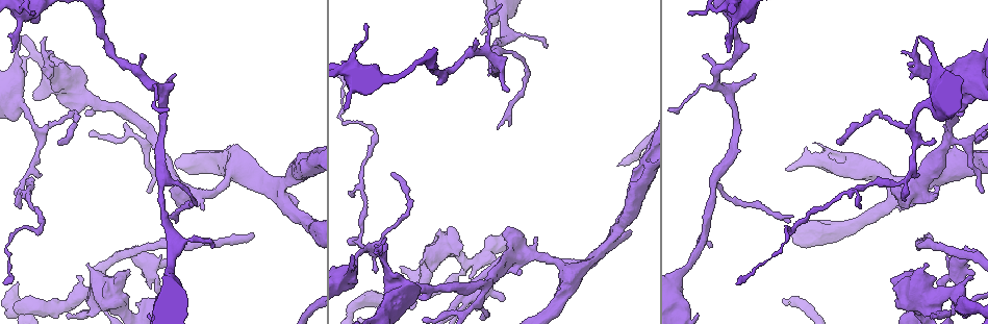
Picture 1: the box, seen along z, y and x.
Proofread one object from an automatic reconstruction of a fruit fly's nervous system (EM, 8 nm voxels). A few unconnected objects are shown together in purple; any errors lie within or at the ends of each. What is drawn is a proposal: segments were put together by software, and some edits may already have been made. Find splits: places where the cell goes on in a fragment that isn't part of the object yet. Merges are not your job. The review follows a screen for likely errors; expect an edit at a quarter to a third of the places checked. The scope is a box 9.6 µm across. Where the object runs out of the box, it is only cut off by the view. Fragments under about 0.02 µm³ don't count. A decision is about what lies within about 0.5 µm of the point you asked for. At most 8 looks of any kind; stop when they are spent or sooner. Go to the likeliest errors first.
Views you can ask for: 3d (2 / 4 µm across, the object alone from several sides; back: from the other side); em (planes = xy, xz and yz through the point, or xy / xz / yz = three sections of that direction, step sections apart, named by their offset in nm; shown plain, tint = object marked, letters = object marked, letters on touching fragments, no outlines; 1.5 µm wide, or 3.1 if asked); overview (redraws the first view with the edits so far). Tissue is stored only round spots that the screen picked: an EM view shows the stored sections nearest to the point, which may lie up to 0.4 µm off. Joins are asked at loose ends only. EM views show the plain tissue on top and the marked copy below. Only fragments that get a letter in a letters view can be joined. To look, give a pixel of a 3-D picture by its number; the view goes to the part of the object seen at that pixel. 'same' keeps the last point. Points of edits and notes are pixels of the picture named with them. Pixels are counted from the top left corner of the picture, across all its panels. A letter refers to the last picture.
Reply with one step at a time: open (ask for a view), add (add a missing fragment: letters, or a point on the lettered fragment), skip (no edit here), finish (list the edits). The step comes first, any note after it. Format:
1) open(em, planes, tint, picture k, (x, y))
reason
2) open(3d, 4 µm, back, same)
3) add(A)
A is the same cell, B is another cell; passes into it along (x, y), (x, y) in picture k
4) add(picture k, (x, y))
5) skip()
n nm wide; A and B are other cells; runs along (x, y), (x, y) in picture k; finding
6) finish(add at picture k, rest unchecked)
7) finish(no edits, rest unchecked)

open(em, planes, letters, picture 1, (77, 276))
free end

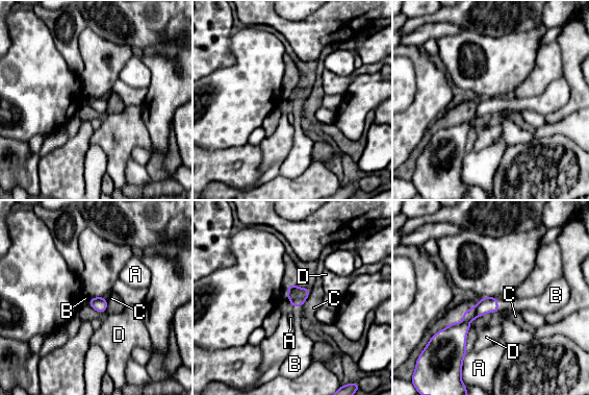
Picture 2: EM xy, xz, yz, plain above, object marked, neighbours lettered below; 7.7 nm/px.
skip()
A, B, C and D are other cells; runs along (494, 300), (454, 334), (440, 334) in picture 2; no lettered fragment goes on from it

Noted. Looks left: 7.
open(em, 3.1 µm, xz, step 8, tint, picture 1, (901, 209))
free end

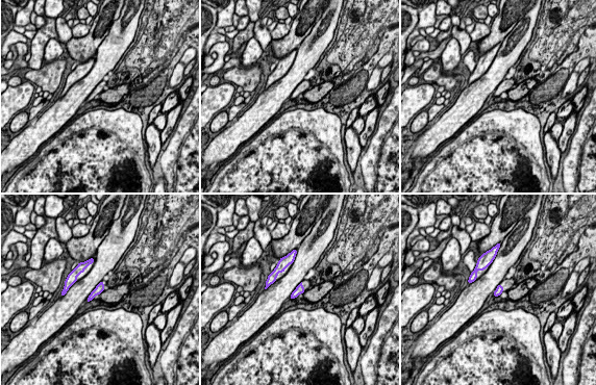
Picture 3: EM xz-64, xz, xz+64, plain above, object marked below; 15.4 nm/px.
open(em, 3.1 µm, planes, letters, same)
cut it another way

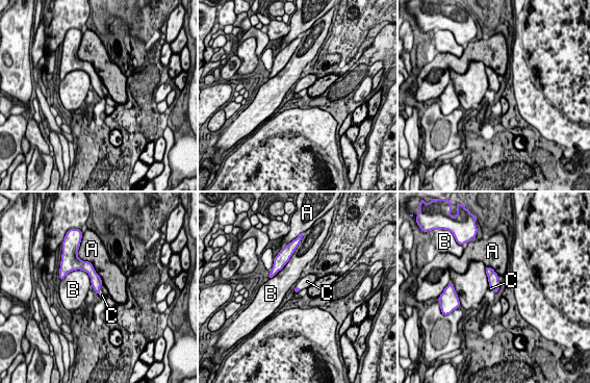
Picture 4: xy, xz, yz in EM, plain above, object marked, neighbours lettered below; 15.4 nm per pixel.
add(C)
C is the same cell, A and B are other cells; passes into it along (96, 281), (99, 290), (102, 295) in picture 4; it goes on there

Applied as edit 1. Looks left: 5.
open(overview)

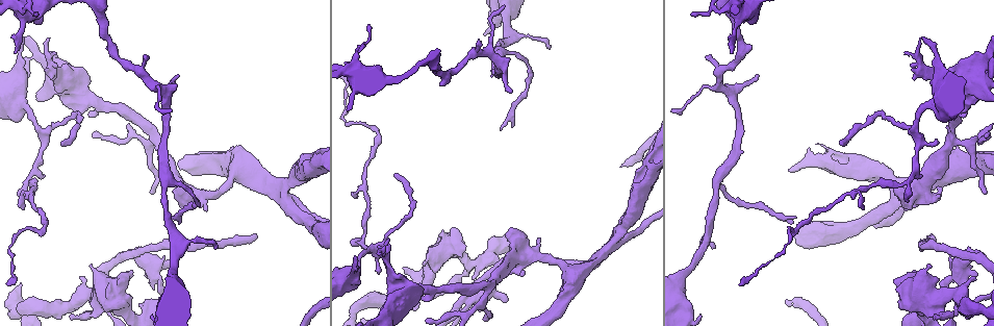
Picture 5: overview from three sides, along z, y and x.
open(3d, 4 µm, picture 5, (145, 55))
free end

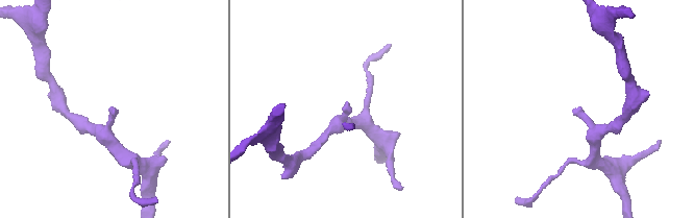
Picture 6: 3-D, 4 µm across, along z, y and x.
open(em, planes, tint, picture 6, (574, 112))

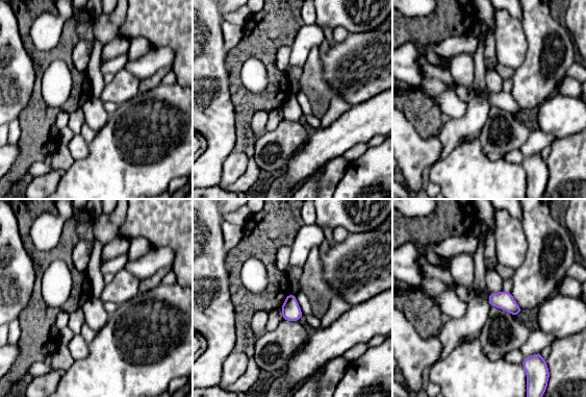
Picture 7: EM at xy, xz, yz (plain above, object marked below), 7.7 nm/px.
open(em, planes, letters, same)
see the neighbours

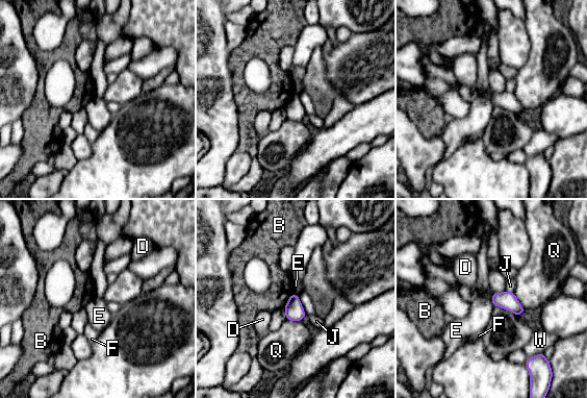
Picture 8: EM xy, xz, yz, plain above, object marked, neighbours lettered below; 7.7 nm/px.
skip()
140 nm wide; B, D, E, F, J, Q and W are other cells; border along (491, 294), (491, 303), (493, 305) in picture 8; no lettered fragment goes on from it

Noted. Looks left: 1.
finish(add at picture 4, rest unchecked)

